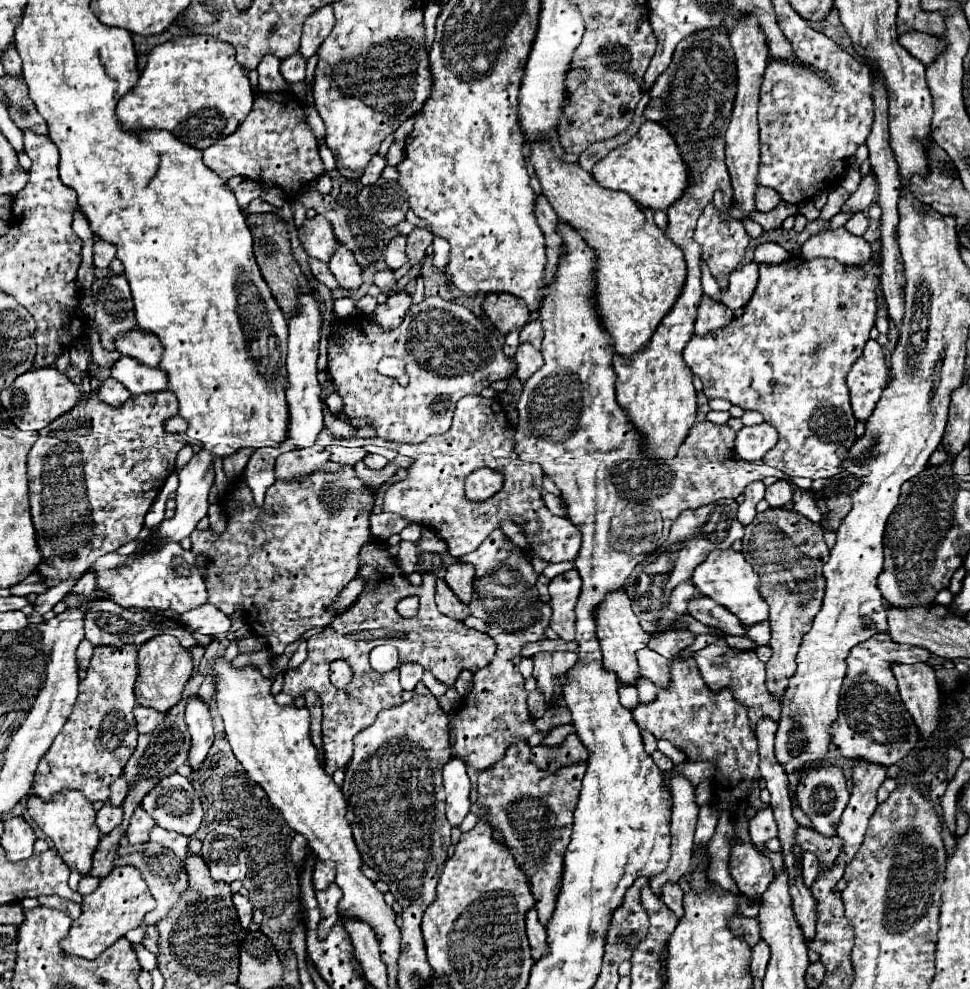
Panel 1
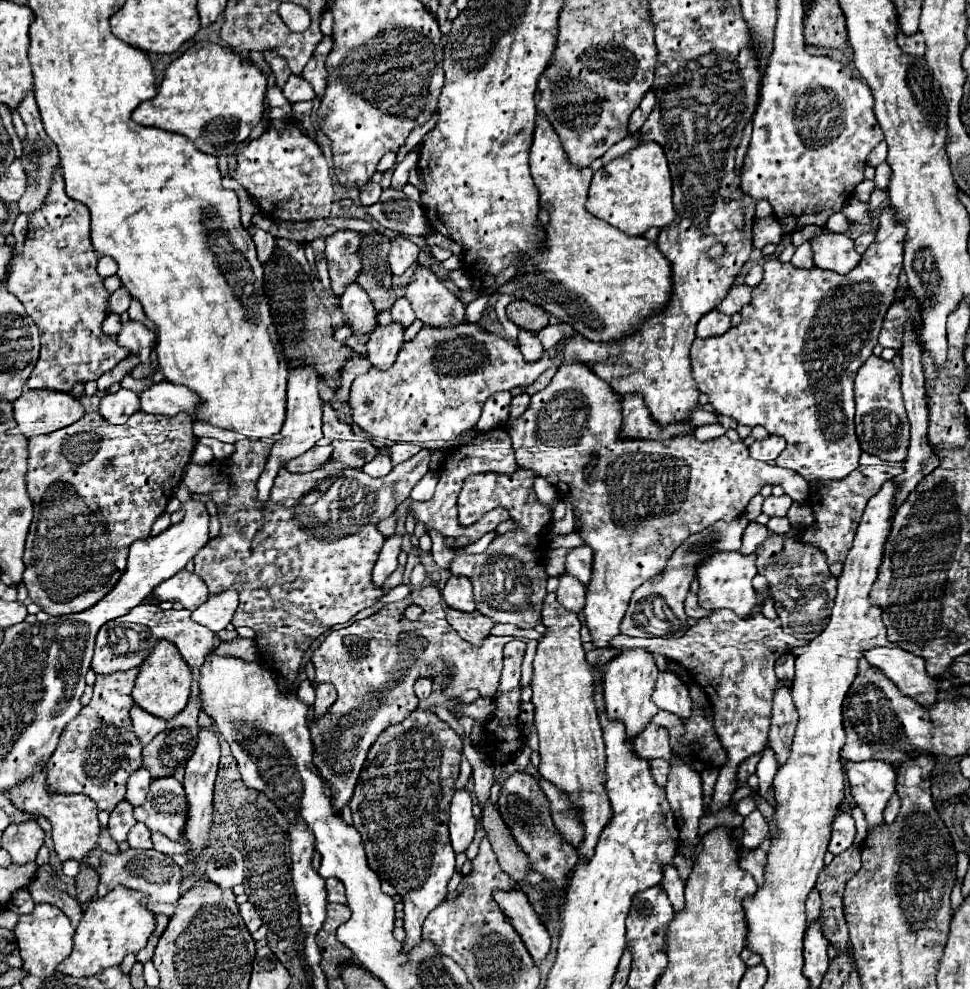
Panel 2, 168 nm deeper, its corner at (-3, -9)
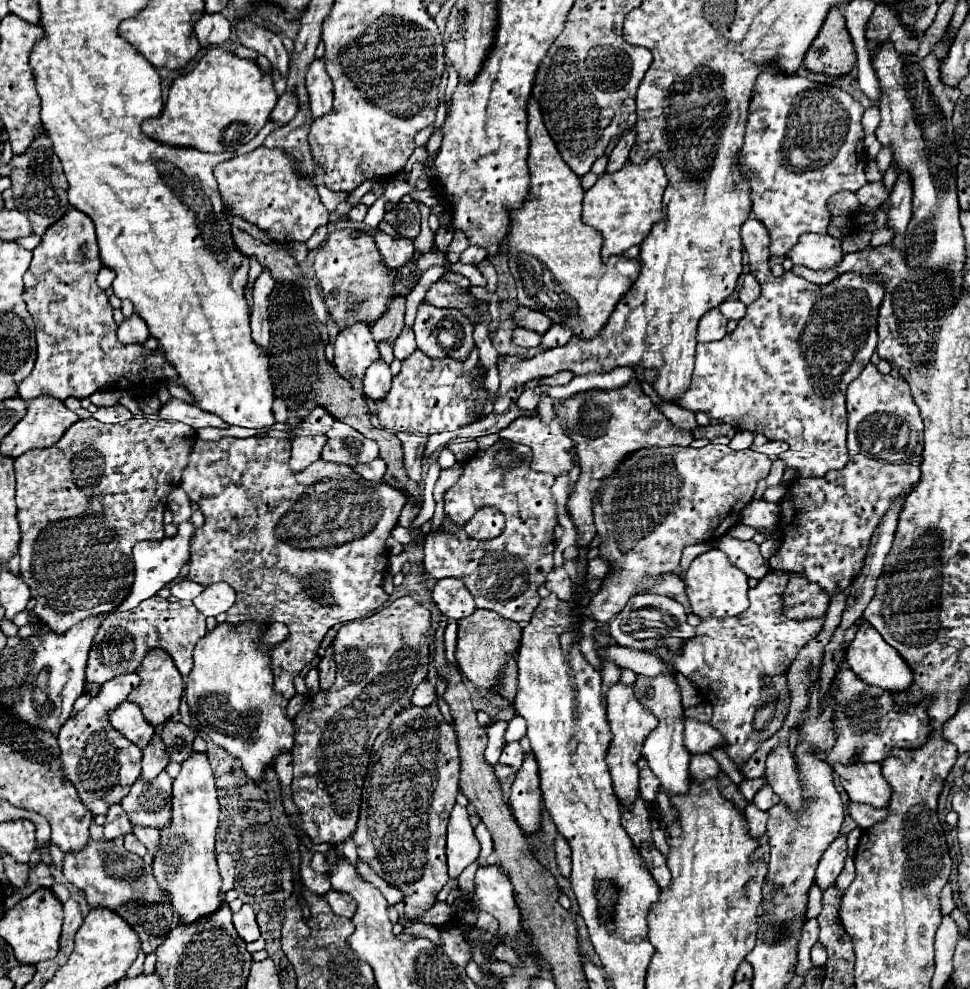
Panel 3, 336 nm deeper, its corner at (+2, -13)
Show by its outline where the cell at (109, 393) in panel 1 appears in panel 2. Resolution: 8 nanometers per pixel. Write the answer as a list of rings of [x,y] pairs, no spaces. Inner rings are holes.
[[[120,389],[118,393],[104,395],[100,401],[100,415],[114,425],[126,423],[130,415],[140,411],[140,399],[136,393],[128,389]]]

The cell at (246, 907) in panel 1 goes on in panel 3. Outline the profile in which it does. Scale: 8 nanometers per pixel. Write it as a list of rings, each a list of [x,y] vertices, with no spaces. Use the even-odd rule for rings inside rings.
[[[243,905],[241,911],[233,913],[233,925],[235,925],[239,937],[245,939],[247,943],[259,939],[259,927],[257,927],[257,921],[255,921],[255,913],[249,905]]]

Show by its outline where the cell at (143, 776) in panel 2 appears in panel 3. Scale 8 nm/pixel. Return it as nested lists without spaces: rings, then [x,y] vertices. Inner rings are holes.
[[[155,735],[151,739],[151,743],[143,749],[143,771],[141,771],[141,779],[143,781],[151,781],[165,767],[167,767],[167,751],[163,749],[159,735]]]

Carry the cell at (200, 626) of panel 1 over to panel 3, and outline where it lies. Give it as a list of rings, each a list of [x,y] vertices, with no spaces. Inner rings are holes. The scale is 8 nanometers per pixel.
[[[215,583],[203,589],[199,597],[195,597],[193,605],[205,617],[217,617],[227,613],[229,607],[235,603],[235,591],[227,583]]]

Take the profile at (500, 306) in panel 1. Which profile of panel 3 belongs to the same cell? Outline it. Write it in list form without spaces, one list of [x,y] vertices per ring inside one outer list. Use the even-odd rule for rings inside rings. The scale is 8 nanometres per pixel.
[[[519,307],[515,313],[513,313],[513,323],[517,327],[523,327],[523,329],[531,329],[531,331],[537,331],[539,335],[543,335],[549,327],[551,327],[551,319],[539,311],[533,311],[533,309],[527,309],[527,307]]]

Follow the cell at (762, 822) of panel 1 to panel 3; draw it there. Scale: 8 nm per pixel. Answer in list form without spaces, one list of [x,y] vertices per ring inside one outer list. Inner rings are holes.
[[[749,805],[745,809],[745,821],[747,821],[747,827],[749,827],[749,835],[751,837],[761,837],[765,833],[767,813],[759,811],[755,805]]]

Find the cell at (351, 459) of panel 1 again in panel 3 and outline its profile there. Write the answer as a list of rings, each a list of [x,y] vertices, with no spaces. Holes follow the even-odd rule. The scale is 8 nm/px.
[[[337,421],[331,431],[327,431],[327,445],[323,447],[321,457],[333,463],[343,463],[355,467],[359,463],[371,463],[377,459],[377,443],[363,437],[353,427]]]

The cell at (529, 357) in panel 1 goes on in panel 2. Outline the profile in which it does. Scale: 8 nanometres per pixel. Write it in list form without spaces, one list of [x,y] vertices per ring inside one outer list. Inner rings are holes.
[[[520,329],[518,347],[520,347],[520,351],[522,351],[522,355],[524,355],[524,359],[526,359],[528,363],[534,363],[536,359],[540,359],[540,355],[542,355],[542,351],[544,351],[544,347],[542,347],[542,343],[538,341],[536,333],[524,331],[524,329]]]

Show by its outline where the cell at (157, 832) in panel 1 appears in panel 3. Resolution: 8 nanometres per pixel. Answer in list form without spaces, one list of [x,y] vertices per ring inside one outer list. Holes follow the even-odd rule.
[[[133,827],[131,833],[141,839],[141,843],[149,849],[149,853],[153,851],[159,851],[159,831],[157,829],[151,829],[151,827]]]

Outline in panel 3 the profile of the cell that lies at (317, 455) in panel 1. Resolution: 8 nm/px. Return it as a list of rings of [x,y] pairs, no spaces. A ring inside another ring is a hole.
[[[301,435],[301,437],[295,437],[291,459],[289,459],[291,471],[303,471],[313,461],[321,459],[323,443],[327,443],[325,435],[317,435],[317,437],[303,437]]]

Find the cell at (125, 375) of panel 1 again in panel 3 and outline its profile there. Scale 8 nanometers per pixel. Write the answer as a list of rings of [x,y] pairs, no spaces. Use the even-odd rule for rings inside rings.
[[[169,399],[167,403],[163,403],[157,411],[159,419],[165,421],[181,421],[193,429],[203,429],[203,427],[227,427],[227,423],[223,423],[217,415],[211,415],[209,411],[203,411],[187,401],[181,399]]]

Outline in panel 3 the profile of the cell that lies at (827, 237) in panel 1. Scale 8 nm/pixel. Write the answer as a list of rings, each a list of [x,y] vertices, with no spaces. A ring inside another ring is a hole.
[[[803,235],[799,243],[787,253],[793,263],[805,265],[809,269],[831,269],[843,261],[841,243],[831,235]]]

